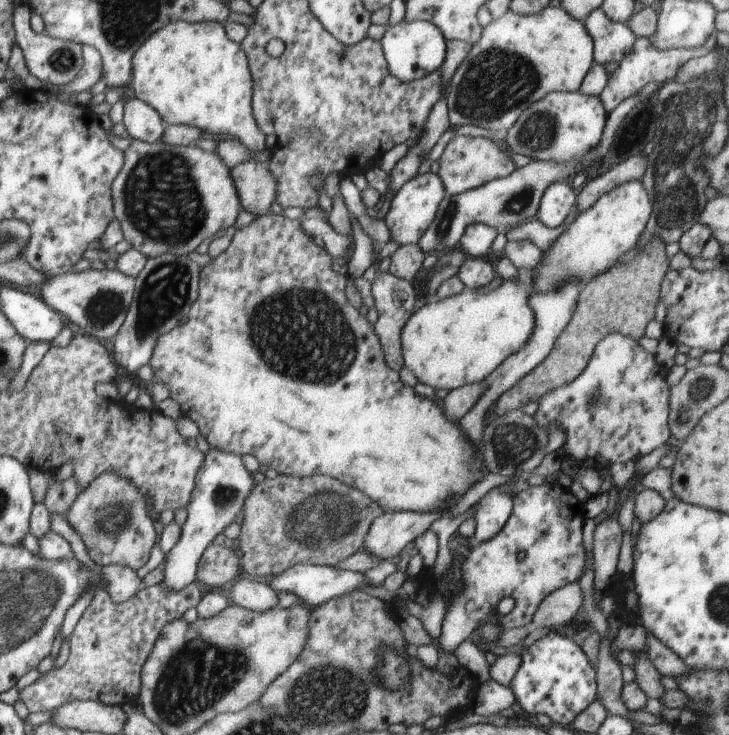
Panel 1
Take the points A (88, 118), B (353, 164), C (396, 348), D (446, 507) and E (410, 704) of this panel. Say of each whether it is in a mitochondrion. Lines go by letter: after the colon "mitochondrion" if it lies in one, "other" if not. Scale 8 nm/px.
A: other
B: other
C: other
D: other
E: other

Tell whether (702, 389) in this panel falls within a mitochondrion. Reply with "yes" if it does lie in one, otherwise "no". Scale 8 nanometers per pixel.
yes

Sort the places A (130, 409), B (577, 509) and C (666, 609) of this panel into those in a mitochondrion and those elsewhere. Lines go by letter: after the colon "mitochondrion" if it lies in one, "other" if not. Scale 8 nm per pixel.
A: other
B: other
C: other

